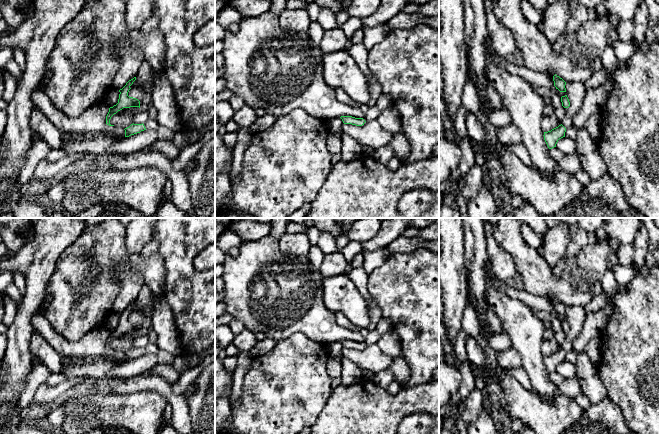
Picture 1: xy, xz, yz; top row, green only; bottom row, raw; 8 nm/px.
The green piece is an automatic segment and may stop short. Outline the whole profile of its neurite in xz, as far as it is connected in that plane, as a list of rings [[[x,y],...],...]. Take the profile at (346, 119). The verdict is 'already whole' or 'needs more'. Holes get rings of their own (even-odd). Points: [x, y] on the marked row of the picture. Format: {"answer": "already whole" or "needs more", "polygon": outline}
{"answer": "already whole", "polygon": [[[341,116],[340,118],[344,124],[352,124],[356,126],[362,126],[366,122],[363,118],[355,118],[352,116]]]}

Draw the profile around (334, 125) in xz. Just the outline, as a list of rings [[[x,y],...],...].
[[[340,117],[330,119],[327,124],[328,132],[342,138],[342,136],[344,135],[342,131],[343,124],[344,123]]]

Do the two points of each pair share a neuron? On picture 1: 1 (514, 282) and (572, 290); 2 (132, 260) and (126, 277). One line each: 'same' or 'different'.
1: different
2: different

